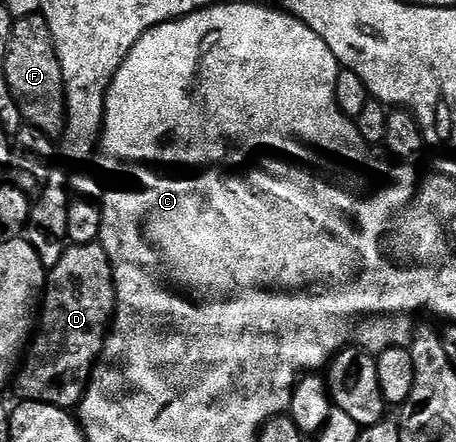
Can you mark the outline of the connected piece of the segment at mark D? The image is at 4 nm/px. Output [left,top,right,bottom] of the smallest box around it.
[16,243,118,409]

